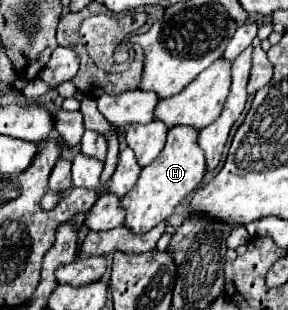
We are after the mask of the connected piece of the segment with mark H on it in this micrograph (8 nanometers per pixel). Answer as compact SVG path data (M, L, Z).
M190 125L170 127L168 141L162 153L142 169L138 183L132 187L130 193L124 195L122 199L122 207L126 209L124 225L128 225L134 233L146 233L160 221L166 221L178 207L178 203L184 201L202 183L202 177L206 175L208 167L204 151L198 145L198 133L200 131Z

